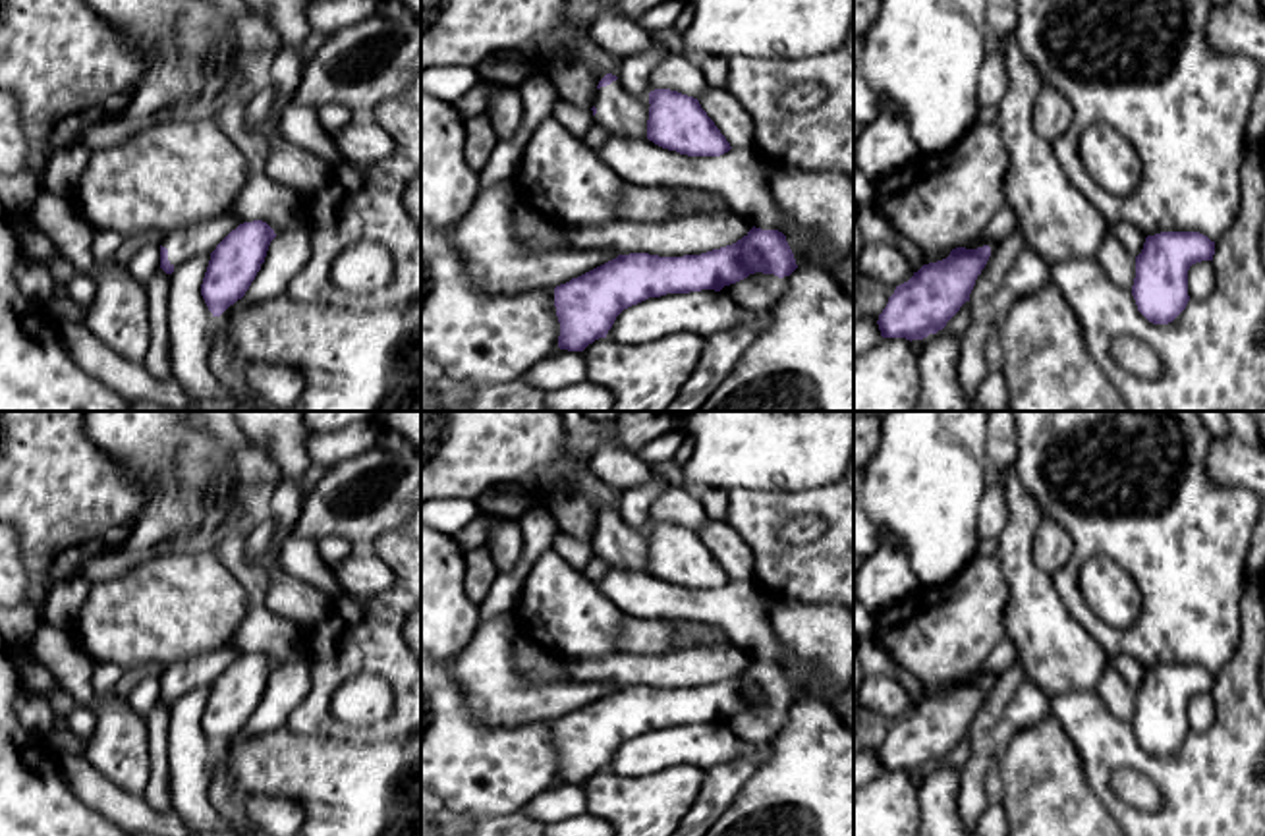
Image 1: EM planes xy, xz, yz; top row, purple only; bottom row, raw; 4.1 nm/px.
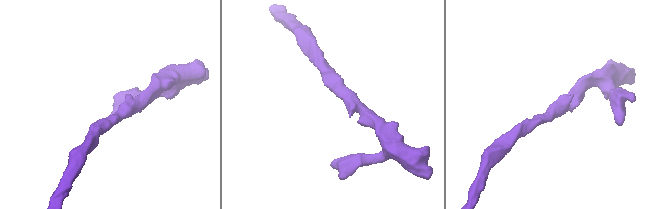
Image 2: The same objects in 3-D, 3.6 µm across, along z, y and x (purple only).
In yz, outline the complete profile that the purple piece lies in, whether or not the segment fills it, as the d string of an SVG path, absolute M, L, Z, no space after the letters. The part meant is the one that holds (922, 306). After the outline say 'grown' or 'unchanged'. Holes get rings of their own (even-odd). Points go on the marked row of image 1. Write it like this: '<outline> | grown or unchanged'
M979 237L952 249L942 261L923 265L888 297L877 320L881 336L912 342L942 330L970 301L975 280L995 249L995 243Z | grown

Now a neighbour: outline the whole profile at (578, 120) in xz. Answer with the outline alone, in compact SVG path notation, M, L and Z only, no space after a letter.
M560 97L552 106L552 118L579 139L597 124L591 108L577 108Z

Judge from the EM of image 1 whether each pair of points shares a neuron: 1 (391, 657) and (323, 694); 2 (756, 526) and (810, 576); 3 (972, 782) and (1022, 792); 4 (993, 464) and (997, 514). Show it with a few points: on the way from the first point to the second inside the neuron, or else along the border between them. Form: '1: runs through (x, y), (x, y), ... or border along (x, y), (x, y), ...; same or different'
1: runs through (373, 657), (354, 657), (335, 676); same
2: runs through (769, 539), (796, 566); same
3: border along (1003, 752), (997, 763), (995, 794); different
4: runs through (993, 475), (993, 502); same

